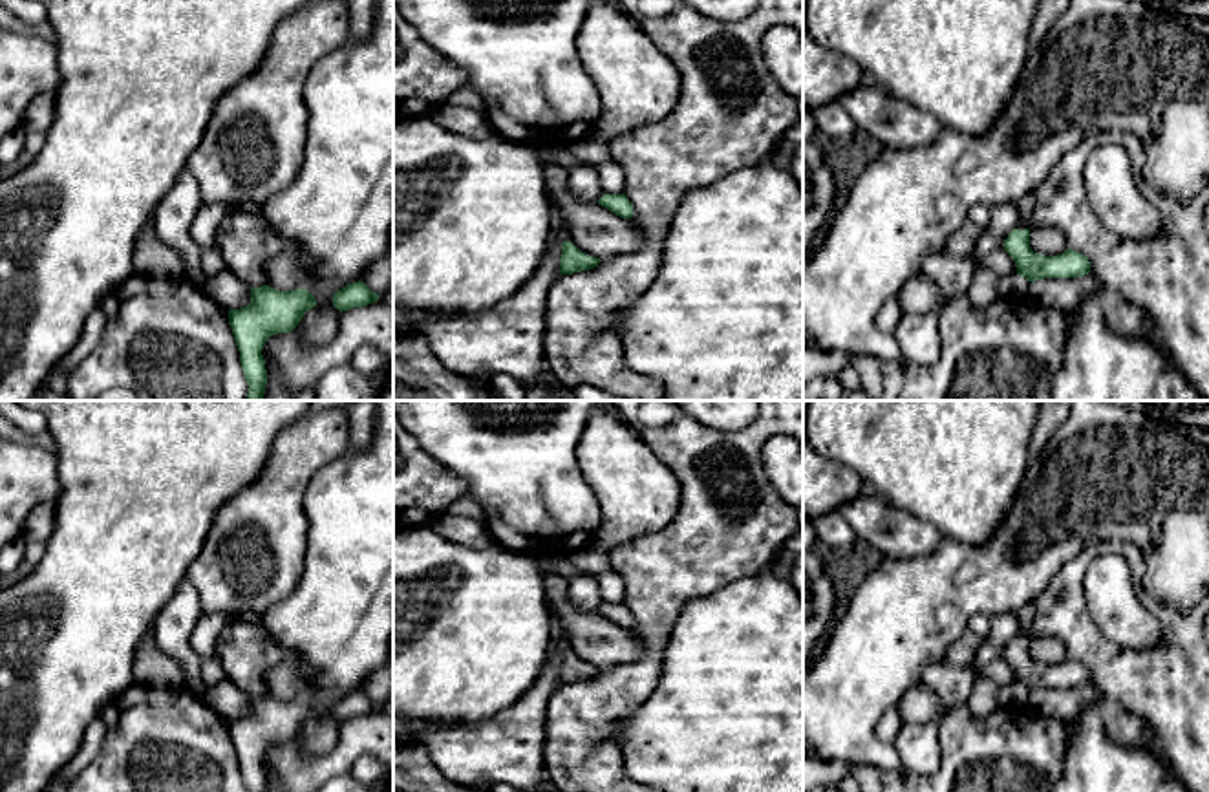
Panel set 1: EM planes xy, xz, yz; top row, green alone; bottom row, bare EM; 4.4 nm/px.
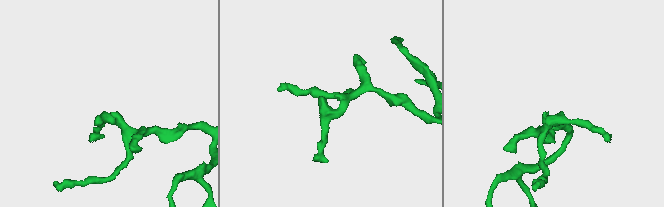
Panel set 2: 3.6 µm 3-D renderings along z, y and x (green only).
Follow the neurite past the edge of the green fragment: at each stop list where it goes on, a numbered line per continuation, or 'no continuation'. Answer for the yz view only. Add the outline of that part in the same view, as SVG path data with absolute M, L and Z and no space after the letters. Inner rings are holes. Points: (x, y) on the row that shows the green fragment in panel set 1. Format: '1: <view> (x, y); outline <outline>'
1: yz (1025, 203); outline M1037 188L1026 192L1024 196L1021 196L1013 203L1017 212L1019 212L1019 221L1017 221L1015 229L1021 229L1021 230L1030 229L1030 218L1032 218L1032 212L1033 212L1035 194L1037 194Z

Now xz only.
no continuation

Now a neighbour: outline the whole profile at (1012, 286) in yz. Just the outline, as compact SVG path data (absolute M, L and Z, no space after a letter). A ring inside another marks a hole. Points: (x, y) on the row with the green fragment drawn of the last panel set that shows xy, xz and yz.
M1006 274L997 280L999 298L1024 298L1028 294L1030 282L1021 274Z

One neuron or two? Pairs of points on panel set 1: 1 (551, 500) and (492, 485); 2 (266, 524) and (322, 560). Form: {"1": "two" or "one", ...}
{"1": "one", "2": "two"}

